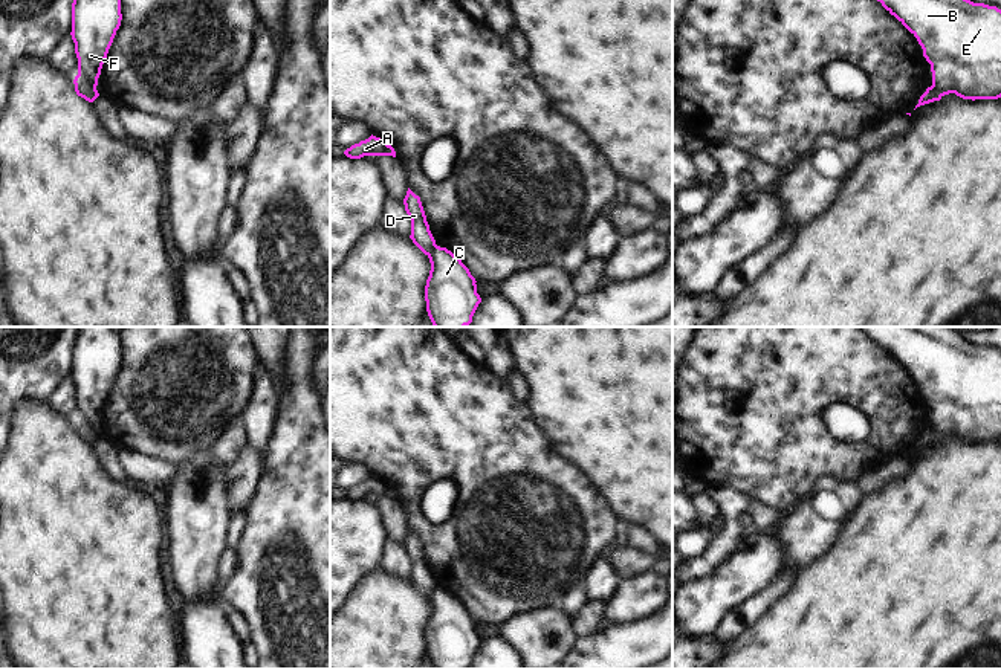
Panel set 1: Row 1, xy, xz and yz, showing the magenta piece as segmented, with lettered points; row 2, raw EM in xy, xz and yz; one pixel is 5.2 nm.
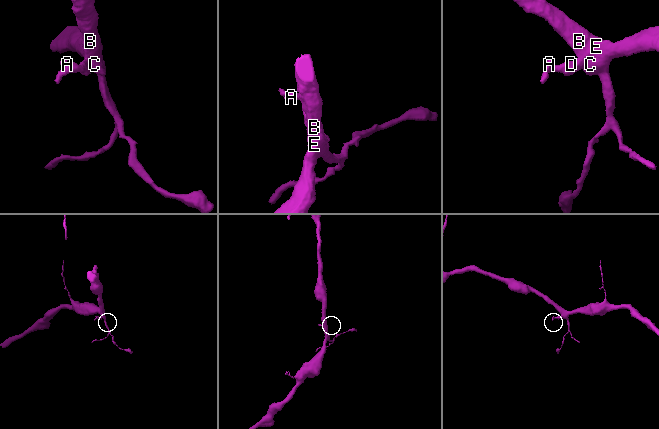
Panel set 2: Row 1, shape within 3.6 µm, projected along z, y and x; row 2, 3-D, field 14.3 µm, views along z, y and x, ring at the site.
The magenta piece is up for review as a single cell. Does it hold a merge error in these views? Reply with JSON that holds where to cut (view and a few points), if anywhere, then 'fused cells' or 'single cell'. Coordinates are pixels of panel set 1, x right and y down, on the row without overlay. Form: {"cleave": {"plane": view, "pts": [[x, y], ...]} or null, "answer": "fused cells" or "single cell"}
{"cleave": {"plane": "xy", "pts": [[78, 416], [92, 426], [98, 437]]}, "answer": "fused cells"}

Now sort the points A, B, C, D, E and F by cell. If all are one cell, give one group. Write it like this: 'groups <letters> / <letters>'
groups A D / B C E F

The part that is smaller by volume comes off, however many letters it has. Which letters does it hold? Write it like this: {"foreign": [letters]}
{"foreign": ["A", "D"]}

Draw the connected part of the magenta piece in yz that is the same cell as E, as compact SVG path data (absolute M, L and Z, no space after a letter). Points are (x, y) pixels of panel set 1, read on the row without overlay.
M860 327L918 383L938 437L1001 440L1001 351L967 342L958 327Z

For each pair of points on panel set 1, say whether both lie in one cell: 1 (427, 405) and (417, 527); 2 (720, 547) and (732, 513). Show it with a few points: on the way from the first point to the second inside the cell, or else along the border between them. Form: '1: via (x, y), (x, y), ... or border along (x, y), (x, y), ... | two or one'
1: via (410, 436), (410, 497) | one
2: via (728, 539), (732, 533), (732, 521) | one

